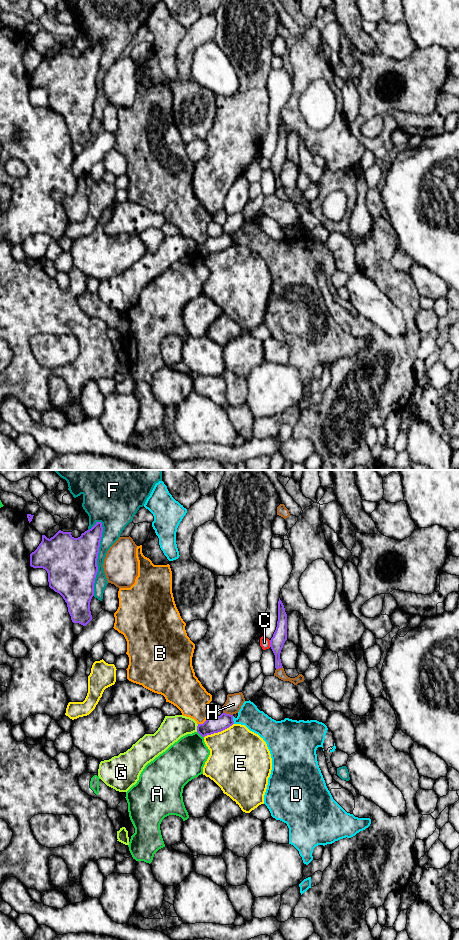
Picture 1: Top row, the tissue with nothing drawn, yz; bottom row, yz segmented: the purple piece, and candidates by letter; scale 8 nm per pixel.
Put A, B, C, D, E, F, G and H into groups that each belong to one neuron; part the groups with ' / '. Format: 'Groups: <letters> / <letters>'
Groups: A / B / C / D / E / F / G / H

